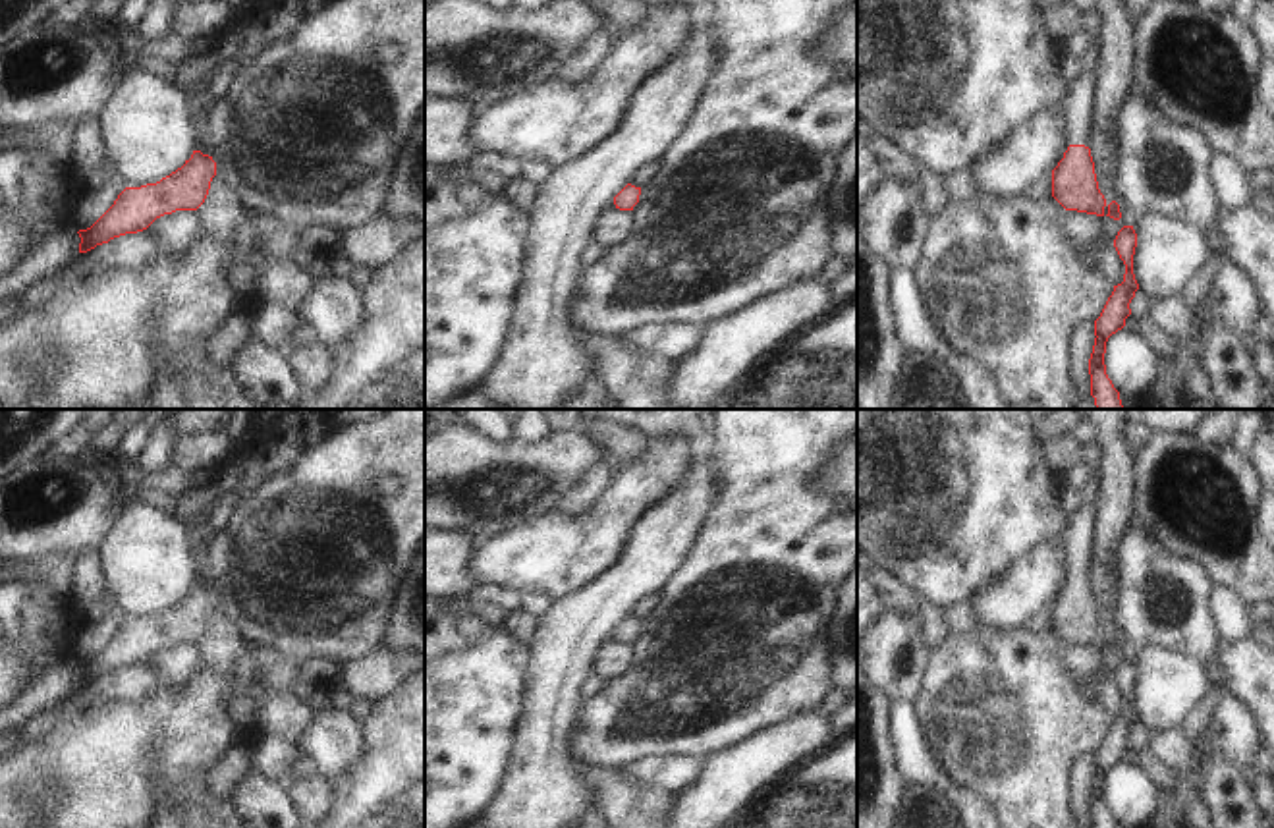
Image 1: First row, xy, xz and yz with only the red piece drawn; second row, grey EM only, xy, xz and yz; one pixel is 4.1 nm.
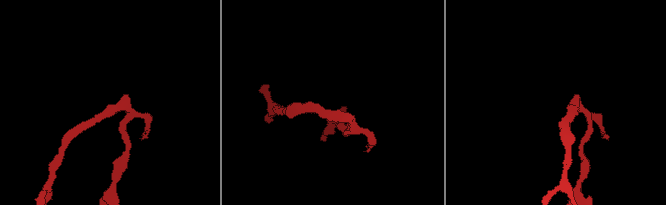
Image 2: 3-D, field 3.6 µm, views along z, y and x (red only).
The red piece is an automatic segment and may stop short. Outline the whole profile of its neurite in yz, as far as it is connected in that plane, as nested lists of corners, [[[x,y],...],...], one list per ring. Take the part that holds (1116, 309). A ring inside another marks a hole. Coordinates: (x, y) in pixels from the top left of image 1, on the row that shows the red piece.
[[[1123,226],[1118,232],[1114,247],[1125,264],[1125,274],[1123,282],[1114,286],[1114,291],[1108,297],[1100,317],[1094,320],[1096,338],[1089,359],[1089,374],[1091,396],[1094,398],[1096,409],[1123,409],[1120,392],[1106,374],[1104,353],[1108,338],[1125,326],[1125,318],[1131,315],[1129,303],[1139,290],[1133,274],[1133,255],[1137,247],[1137,234],[1133,226]]]

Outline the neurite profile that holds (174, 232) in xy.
[[[176,210],[156,218],[147,232],[164,253],[181,253],[197,235],[201,220],[195,210]]]

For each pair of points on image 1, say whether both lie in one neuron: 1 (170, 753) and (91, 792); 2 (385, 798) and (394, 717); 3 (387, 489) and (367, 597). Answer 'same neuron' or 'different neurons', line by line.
1: same neuron
2: same neuron
3: same neuron

